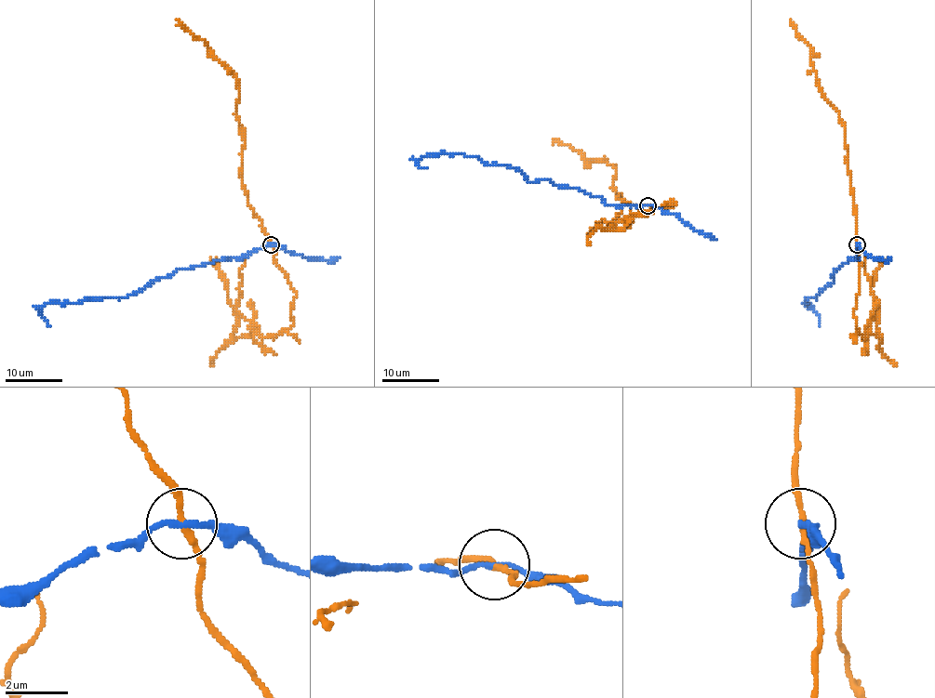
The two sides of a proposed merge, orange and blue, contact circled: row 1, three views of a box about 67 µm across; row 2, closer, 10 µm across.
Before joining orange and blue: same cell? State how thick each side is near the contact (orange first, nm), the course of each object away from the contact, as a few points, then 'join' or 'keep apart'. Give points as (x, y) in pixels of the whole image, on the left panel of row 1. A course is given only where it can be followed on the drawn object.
190/160 nm | orange via (272, 244), (248, 204), (241, 177), (244, 145), (235, 111), (238, 83), (203, 39), (177, 19) | blue via (272, 244), (222, 260), (180, 268), (121, 297), (46, 302), (41, 308), (41, 313), (49, 326) | keep apart

